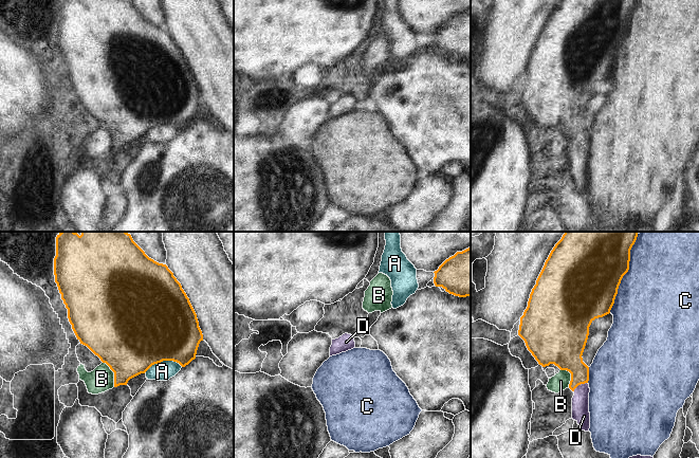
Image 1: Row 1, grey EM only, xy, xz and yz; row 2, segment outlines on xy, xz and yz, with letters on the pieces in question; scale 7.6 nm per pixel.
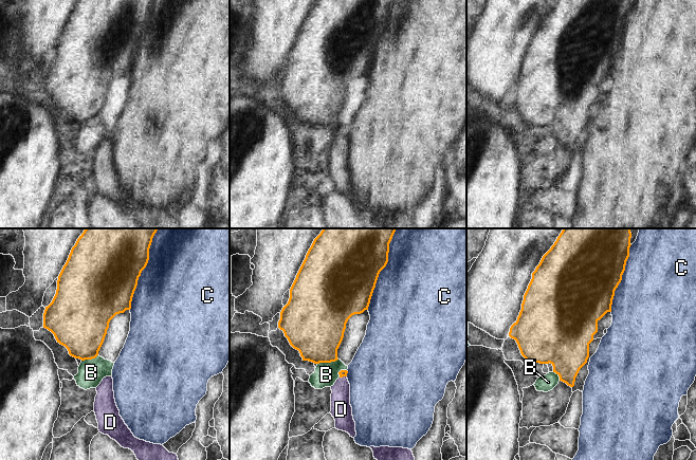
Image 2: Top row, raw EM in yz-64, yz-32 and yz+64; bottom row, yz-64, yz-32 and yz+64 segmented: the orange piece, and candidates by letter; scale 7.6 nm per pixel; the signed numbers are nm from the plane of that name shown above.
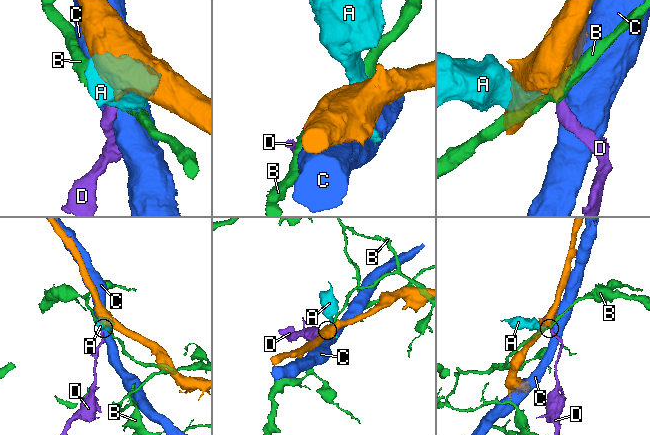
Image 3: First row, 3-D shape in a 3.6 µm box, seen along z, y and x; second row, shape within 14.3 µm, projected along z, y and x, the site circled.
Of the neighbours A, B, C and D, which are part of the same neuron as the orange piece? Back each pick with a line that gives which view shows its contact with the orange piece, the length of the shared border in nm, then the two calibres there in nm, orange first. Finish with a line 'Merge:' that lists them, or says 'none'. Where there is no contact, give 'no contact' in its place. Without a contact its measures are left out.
D: contact in yz; length 130 nm; calibres 220 and 130 nm
Merge: D

